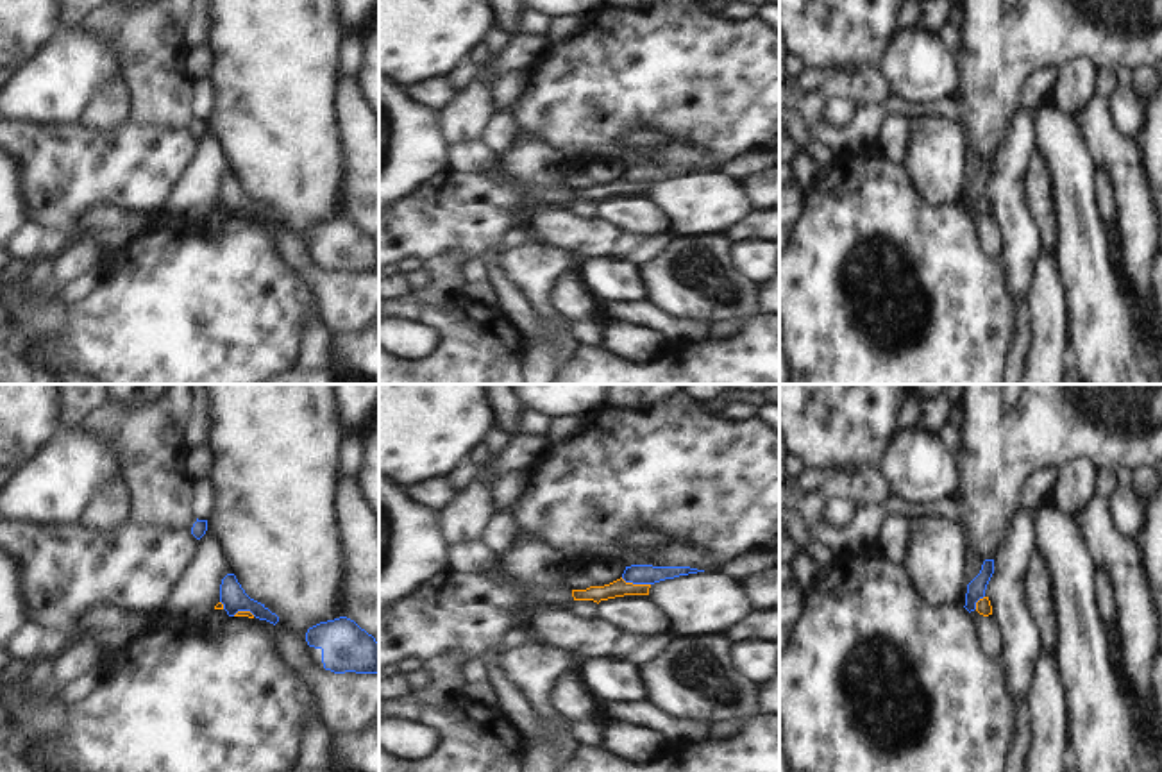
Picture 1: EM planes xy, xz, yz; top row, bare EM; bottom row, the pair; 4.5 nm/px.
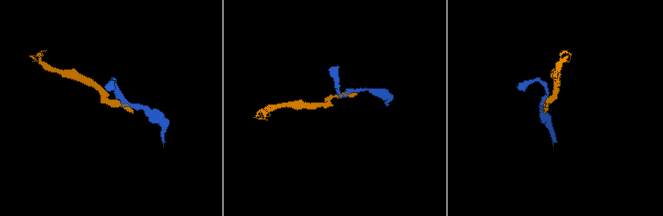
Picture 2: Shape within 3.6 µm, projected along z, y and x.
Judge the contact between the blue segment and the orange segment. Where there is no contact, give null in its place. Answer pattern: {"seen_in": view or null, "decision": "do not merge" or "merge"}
{"seen_in": "xz", "decision": "do not merge"}

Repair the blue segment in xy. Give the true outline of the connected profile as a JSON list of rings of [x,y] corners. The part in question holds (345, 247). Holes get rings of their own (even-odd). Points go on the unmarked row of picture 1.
[[[347,216],[309,227],[306,241],[322,250],[325,270],[334,273],[379,273],[379,243]]]

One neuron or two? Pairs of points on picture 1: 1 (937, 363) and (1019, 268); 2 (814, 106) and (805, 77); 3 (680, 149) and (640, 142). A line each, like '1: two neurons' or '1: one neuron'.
1: two neurons
2: two neurons
3: one neuron

